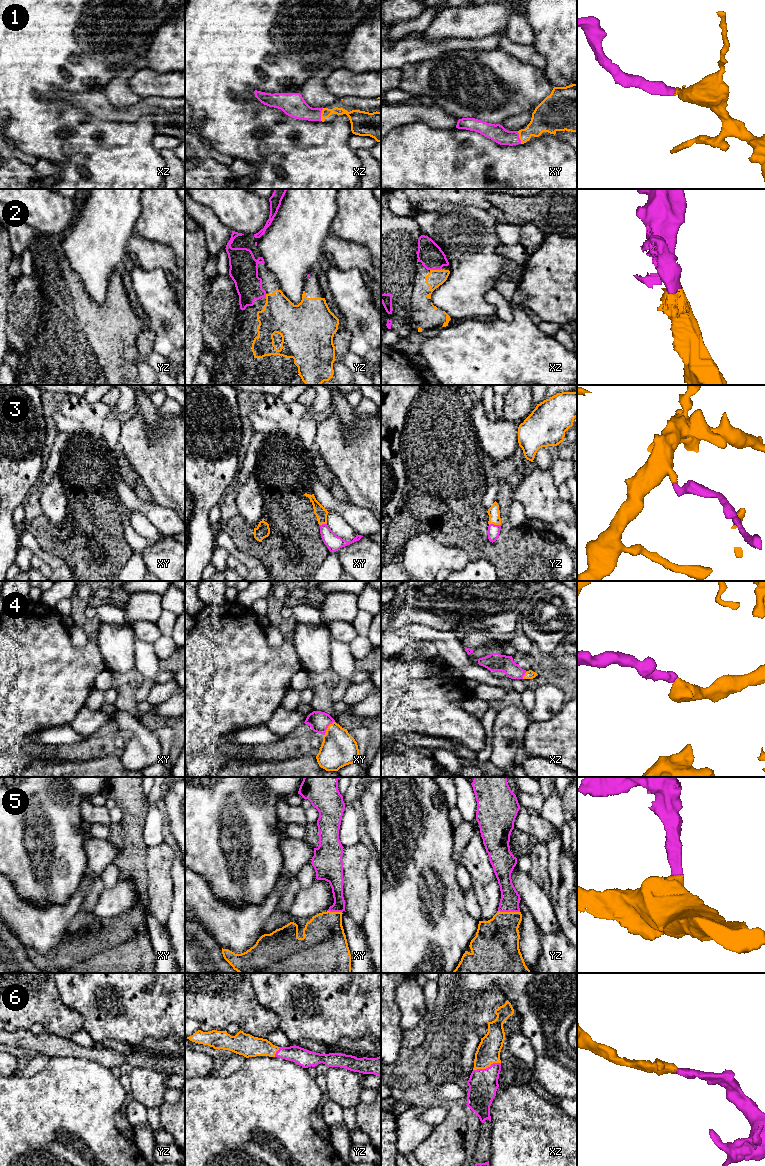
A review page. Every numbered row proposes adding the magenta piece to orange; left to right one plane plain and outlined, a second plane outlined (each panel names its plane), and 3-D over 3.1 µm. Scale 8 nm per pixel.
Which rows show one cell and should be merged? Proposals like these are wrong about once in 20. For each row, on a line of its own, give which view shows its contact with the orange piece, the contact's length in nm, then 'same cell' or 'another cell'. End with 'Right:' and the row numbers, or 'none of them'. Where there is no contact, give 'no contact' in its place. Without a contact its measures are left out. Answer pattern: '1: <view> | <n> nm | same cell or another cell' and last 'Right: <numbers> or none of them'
1: xz | 110 nm | same cell
2: xz | 100 nm | same cell
3: yz | 100 nm | same cell
4: xy | 150 nm | same cell
5: yz | 180 nm | same cell
6: xz | 240 nm | same cell
Right: 1, 2, 3, 4, 5, 6

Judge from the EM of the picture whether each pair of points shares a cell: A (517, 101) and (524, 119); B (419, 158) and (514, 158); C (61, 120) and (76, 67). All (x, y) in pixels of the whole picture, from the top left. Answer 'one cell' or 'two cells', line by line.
A: two cells
B: one cell
C: one cell

